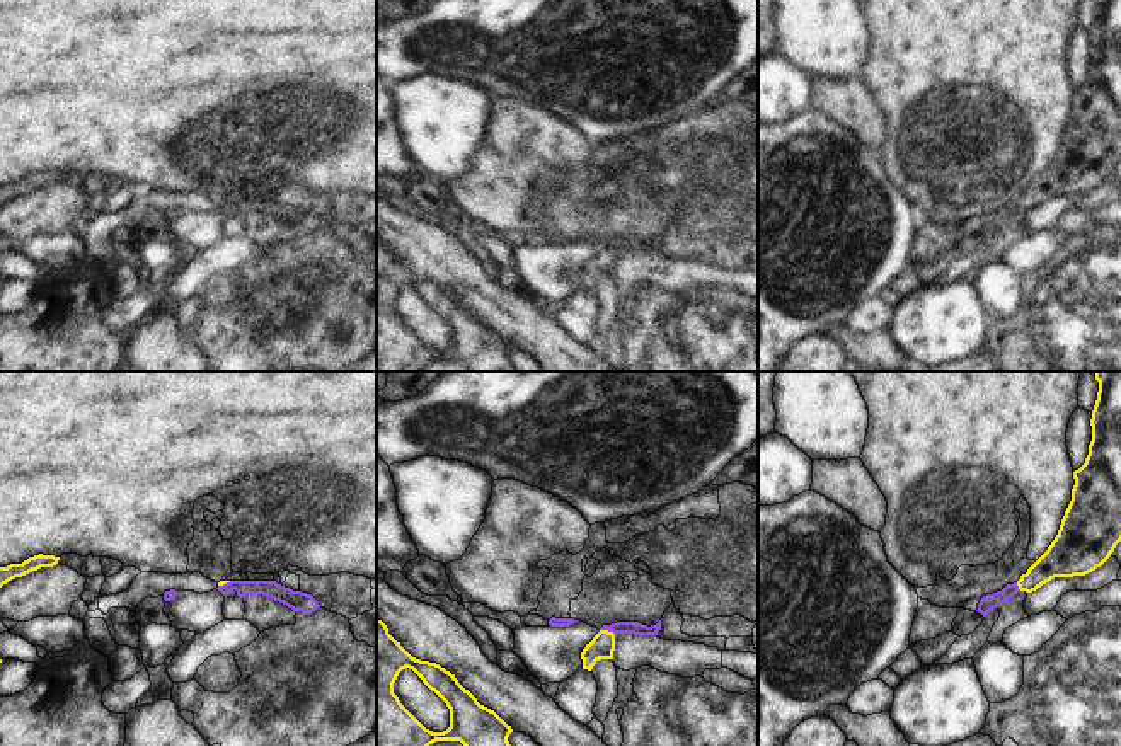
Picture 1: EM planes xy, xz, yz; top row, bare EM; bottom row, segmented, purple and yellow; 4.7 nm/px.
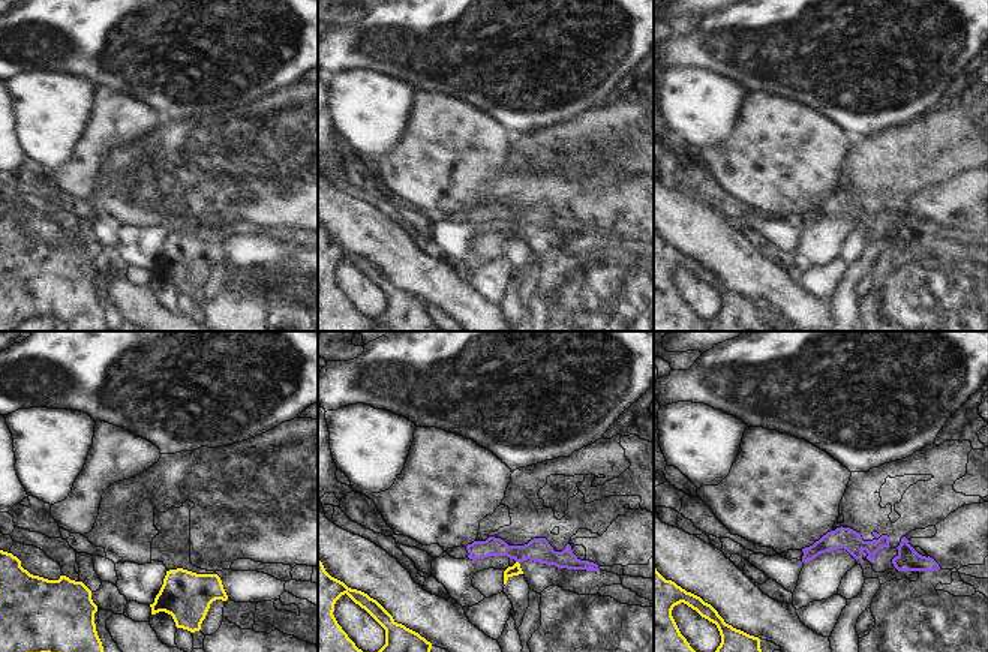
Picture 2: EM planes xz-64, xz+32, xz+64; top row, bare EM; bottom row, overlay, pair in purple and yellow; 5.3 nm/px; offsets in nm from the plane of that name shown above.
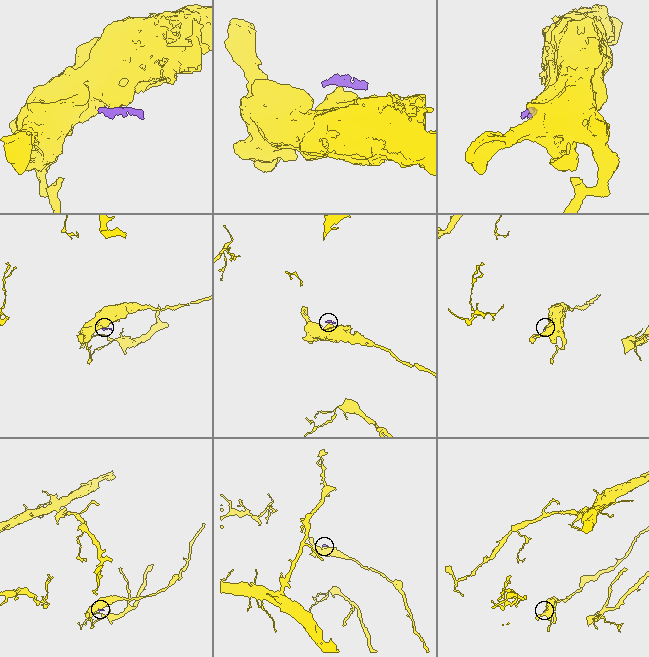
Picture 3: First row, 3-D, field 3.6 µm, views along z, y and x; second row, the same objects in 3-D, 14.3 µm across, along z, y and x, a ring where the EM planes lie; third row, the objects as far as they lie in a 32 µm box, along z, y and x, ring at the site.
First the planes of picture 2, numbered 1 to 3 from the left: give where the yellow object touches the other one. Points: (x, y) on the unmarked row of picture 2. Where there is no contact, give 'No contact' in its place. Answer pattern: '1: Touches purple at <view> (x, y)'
1: No contact
2: Touches purple at xz+32 (517, 225)
3: No contact.

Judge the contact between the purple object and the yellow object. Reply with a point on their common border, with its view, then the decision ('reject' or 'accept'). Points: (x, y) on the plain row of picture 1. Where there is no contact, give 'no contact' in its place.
xz (607, 247) | reject

